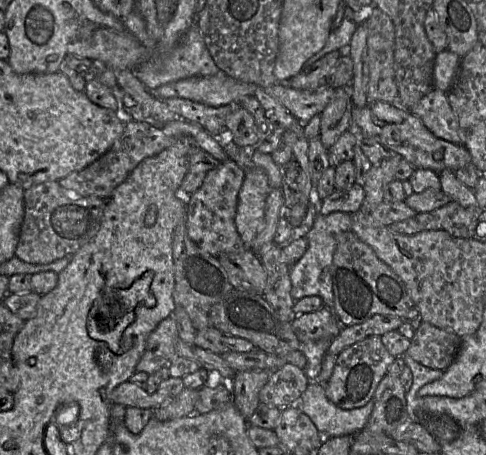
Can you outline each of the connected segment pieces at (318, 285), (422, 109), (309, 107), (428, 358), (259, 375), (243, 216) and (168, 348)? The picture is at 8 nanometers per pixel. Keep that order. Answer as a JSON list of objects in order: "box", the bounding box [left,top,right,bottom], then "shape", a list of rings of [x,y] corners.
[{"box":[289,203,351,313],"shape":[[[309,203],[302,224],[298,229],[294,229],[294,235],[306,235],[308,248],[302,258],[289,268],[293,300],[298,301],[303,297],[318,296],[323,300],[323,307],[327,307],[335,313],[331,265],[337,235],[341,232],[351,231],[351,223],[351,214],[343,212],[334,212],[328,215],[317,214],[315,206]]]},{"box":[410,89,465,146],"shape":[[[433,89],[410,109],[410,113],[420,118],[437,138],[464,146],[465,134],[445,92]]]},{"box":[264,82,336,124],"shape":[[[278,82],[264,90],[302,124],[321,114],[336,94],[336,89],[330,86],[309,91],[296,90]]]},{"box":[405,321,461,370],"shape":[[[419,321],[405,354],[427,368],[446,370],[455,360],[461,341],[451,330]]]},{"box":[232,370,270,421],"shape":[[[249,370],[236,372],[232,385],[235,406],[248,421],[259,405],[259,393],[267,383],[270,374],[266,370]]]},{"box":[235,167,270,248],"shape":[[[250,167],[238,194],[235,225],[246,248],[250,248],[263,223],[266,198],[270,192],[266,172]]]},{"box":[136,315,179,374],"shape":[[[173,315],[164,319],[146,341],[145,351],[136,365],[136,371],[153,374],[176,356],[175,342],[179,338]]]}]

